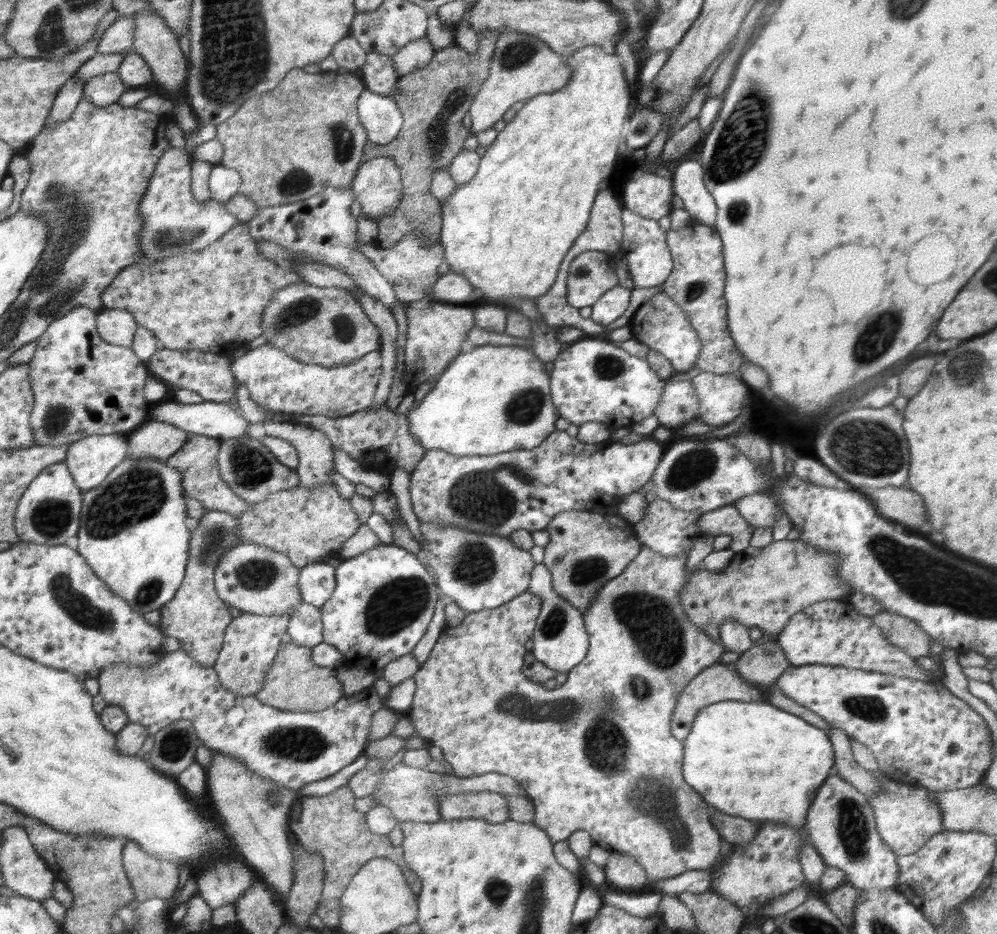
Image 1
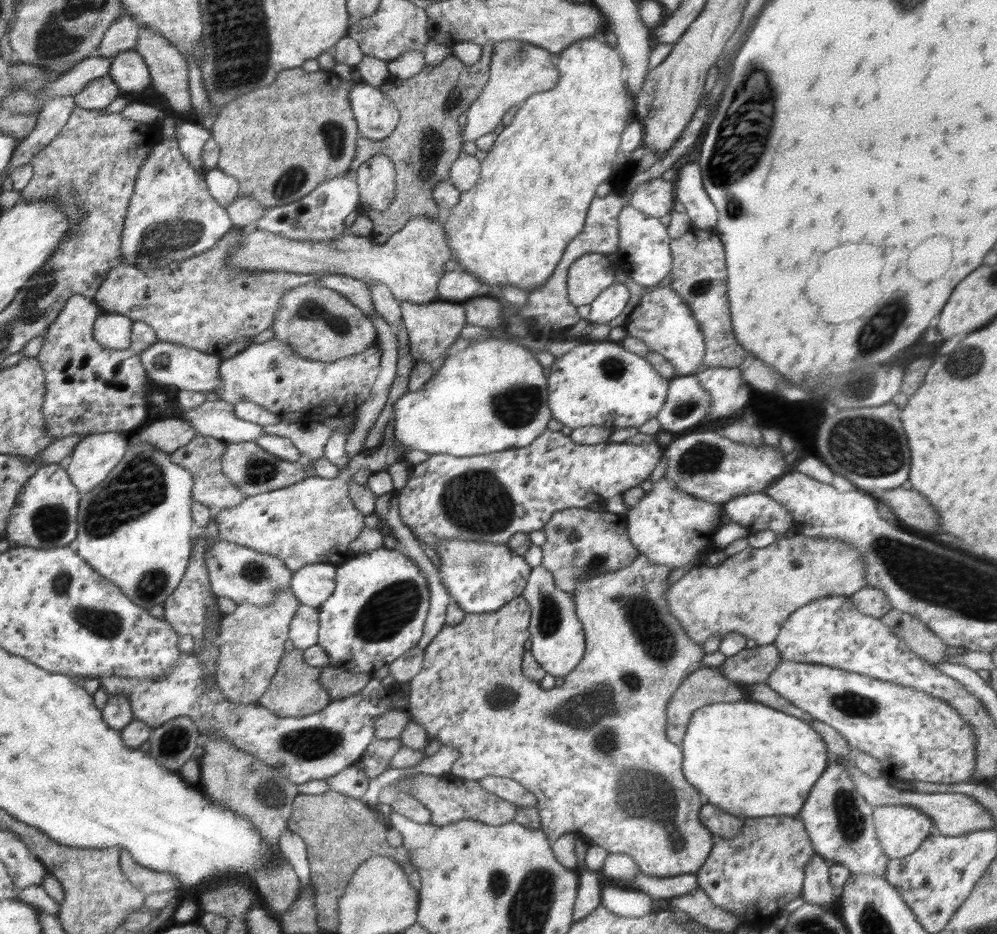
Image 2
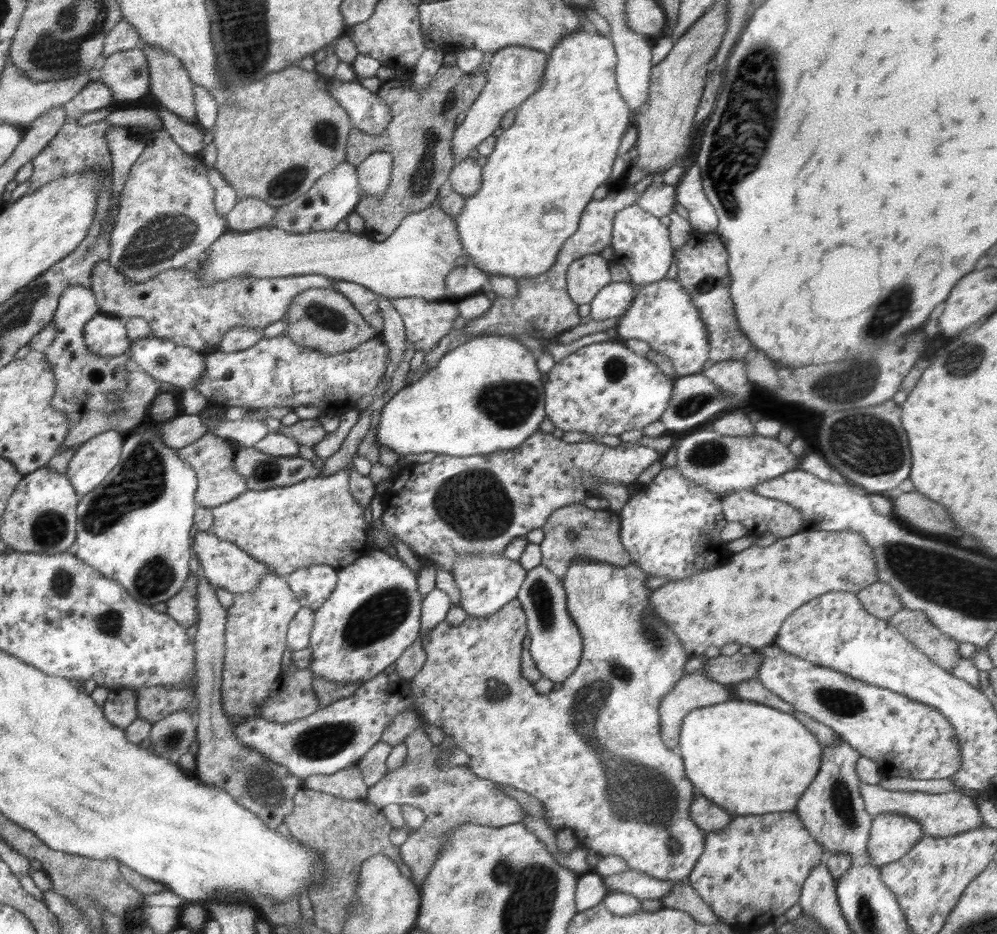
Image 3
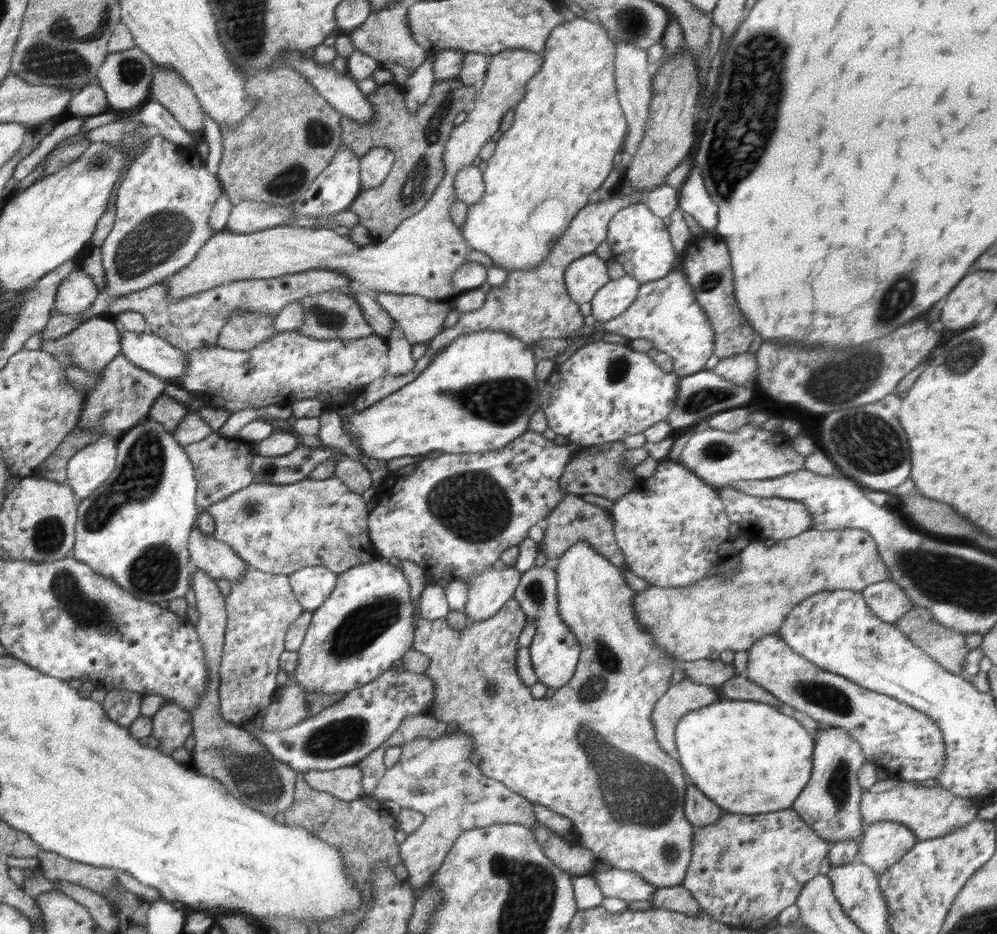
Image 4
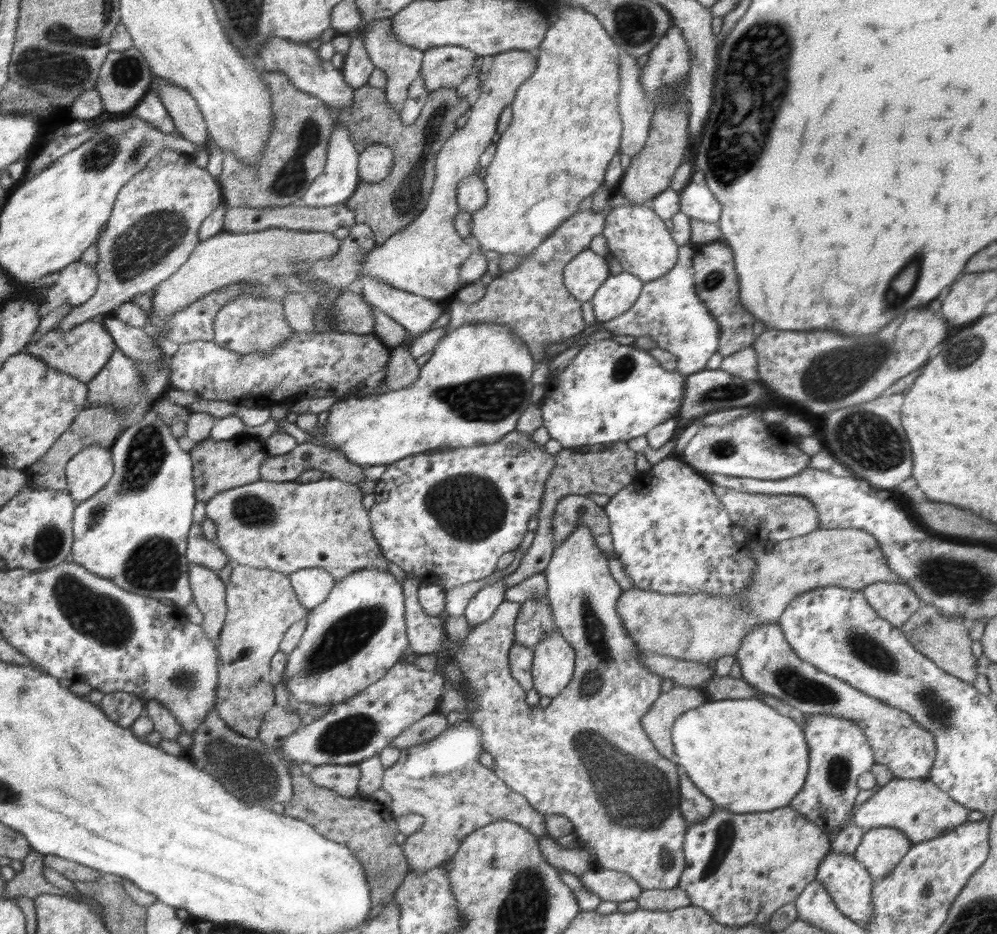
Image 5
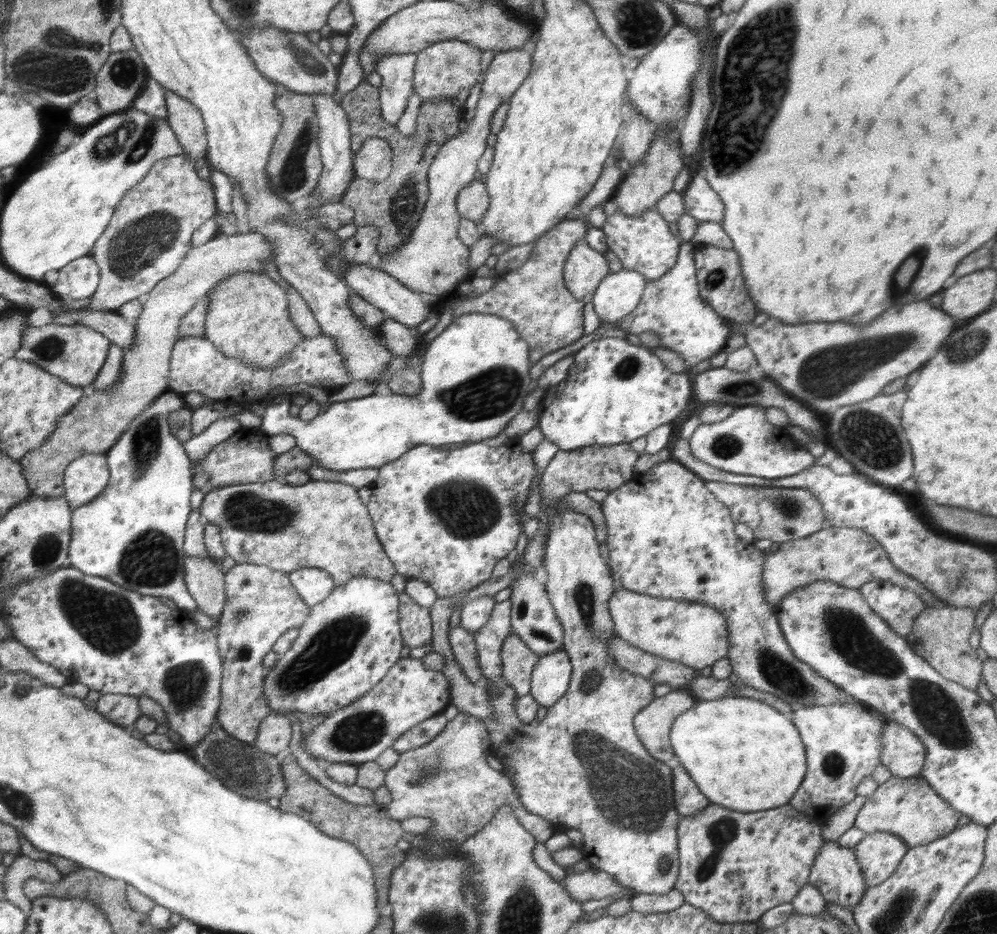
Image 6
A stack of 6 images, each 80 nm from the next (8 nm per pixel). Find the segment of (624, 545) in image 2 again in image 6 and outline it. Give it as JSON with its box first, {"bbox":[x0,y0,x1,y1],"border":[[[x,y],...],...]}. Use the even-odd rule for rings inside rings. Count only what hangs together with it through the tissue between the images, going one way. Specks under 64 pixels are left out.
{"bbox":[558,492,607,542],"border":[[[573,492],[558,501],[558,508],[561,511],[566,511],[566,508],[570,508],[584,513],[593,522],[595,537],[598,542],[605,542],[607,526],[601,504],[597,500],[586,496],[585,492]]]}

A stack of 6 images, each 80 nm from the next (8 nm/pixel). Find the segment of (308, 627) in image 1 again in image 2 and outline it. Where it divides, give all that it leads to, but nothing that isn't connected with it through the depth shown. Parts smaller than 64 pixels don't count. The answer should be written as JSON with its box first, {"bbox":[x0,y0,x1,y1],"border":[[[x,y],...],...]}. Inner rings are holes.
{"bbox":[288,605,319,650],"border":[[[300,605],[292,624],[289,625],[288,637],[292,640],[294,648],[304,650],[316,645],[319,629],[319,609]]]}

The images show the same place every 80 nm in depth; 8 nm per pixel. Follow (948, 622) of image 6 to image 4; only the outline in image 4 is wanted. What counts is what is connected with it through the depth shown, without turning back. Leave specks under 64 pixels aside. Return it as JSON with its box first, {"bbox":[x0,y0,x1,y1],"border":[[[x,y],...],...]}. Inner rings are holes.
{"bbox":[894,606,969,676],"border":[[[913,606],[894,625],[940,666],[952,674],[963,676],[965,658],[969,653],[965,636],[934,620],[929,608]]]}

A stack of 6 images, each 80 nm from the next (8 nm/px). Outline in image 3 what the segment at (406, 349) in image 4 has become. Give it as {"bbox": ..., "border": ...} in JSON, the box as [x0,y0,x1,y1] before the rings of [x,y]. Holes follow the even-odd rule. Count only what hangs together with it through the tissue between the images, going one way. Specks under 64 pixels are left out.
{"bbox":[378,295,407,367],"border":[[[378,295],[378,308],[380,308],[380,314],[384,318],[383,331],[380,336],[390,346],[390,365],[395,367],[400,365],[404,359],[402,355],[404,355],[404,346],[407,343],[404,320],[398,314],[397,308],[394,308],[390,298]]]}

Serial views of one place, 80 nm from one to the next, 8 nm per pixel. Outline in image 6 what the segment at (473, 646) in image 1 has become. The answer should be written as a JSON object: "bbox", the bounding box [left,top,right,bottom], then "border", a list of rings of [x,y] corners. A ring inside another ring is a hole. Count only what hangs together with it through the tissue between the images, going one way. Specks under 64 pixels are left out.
{"bbox":[399,502,682,894],"border":[[[558,502],[553,509],[549,510],[549,523],[547,524],[549,530],[546,548],[545,548],[545,563],[544,572],[546,573],[546,579],[544,581],[549,601],[554,607],[556,616],[560,621],[563,628],[563,650],[568,653],[570,657],[570,664],[572,667],[571,679],[569,687],[564,693],[564,696],[555,702],[550,708],[548,708],[546,717],[540,721],[537,716],[531,723],[522,723],[514,712],[513,702],[516,698],[519,698],[514,689],[507,684],[507,682],[501,677],[502,674],[502,661],[501,661],[501,648],[504,639],[511,633],[511,605],[510,599],[502,600],[502,602],[496,603],[492,609],[488,622],[477,630],[474,635],[474,642],[478,653],[478,662],[481,673],[483,674],[483,682],[488,682],[489,699],[491,700],[492,706],[495,712],[493,712],[493,718],[489,720],[482,720],[489,730],[489,737],[491,738],[491,750],[501,761],[502,769],[501,773],[511,773],[511,778],[508,778],[512,782],[512,786],[519,790],[519,794],[524,804],[524,809],[528,813],[538,815],[538,817],[545,818],[554,827],[557,827],[561,832],[566,832],[570,829],[578,830],[582,834],[582,844],[584,843],[584,860],[588,861],[593,870],[603,870],[610,876],[615,878],[615,881],[622,886],[629,886],[630,888],[636,889],[637,893],[652,893],[652,894],[666,894],[673,889],[679,873],[679,854],[678,854],[678,823],[682,820],[682,816],[676,809],[676,802],[674,801],[674,777],[672,777],[672,768],[666,766],[666,764],[660,760],[656,760],[642,744],[639,736],[636,734],[633,720],[634,717],[645,707],[650,704],[656,697],[654,696],[654,684],[649,680],[646,680],[639,674],[632,674],[627,670],[618,668],[618,665],[613,660],[613,656],[609,653],[607,644],[614,638],[618,637],[613,630],[610,613],[608,612],[608,601],[609,598],[614,594],[614,591],[618,590],[615,579],[609,572],[609,567],[606,564],[606,560],[602,558],[600,554],[600,545],[597,538],[595,537],[595,528],[593,522],[584,514],[574,509],[566,508],[566,511],[561,511],[558,508]],[[405,591],[399,598],[401,635],[406,646],[414,648],[432,642],[434,628],[429,609],[414,602]]]}

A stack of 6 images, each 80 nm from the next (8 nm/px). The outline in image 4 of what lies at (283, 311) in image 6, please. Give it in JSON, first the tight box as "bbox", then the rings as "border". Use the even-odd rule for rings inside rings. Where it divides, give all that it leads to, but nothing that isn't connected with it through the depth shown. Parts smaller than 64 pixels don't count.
{"bbox":[217,312,278,351],"border":[[[250,312],[232,314],[217,338],[217,345],[226,350],[248,351],[278,335],[272,328],[274,316],[254,316]]]}

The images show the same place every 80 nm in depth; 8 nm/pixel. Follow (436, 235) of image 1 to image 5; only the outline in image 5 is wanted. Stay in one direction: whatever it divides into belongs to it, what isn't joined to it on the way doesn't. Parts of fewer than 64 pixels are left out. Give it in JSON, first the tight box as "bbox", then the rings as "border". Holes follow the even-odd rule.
{"bbox":[339,83,474,246],"border":[[[368,83],[355,90],[353,105],[339,111],[339,121],[349,131],[359,152],[378,143],[394,146],[394,174],[376,184],[361,183],[352,198],[345,202],[354,211],[355,224],[372,228],[377,246],[404,230],[428,204],[436,182],[437,154],[457,129],[456,120],[472,106],[474,95],[458,96],[457,93],[457,89],[448,88],[429,93],[420,116],[410,126],[405,125],[400,111],[388,102],[388,93],[384,89],[372,88]]]}

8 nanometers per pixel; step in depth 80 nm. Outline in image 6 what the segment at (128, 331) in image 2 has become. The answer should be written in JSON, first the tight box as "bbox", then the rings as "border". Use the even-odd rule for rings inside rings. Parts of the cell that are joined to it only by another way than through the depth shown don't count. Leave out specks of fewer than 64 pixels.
{"bbox":[13,322,111,387],"border":[[[58,322],[46,326],[30,326],[21,340],[21,349],[13,358],[34,363],[42,370],[69,382],[74,386],[90,387],[105,365],[109,356],[111,340],[84,325],[59,325]]]}

